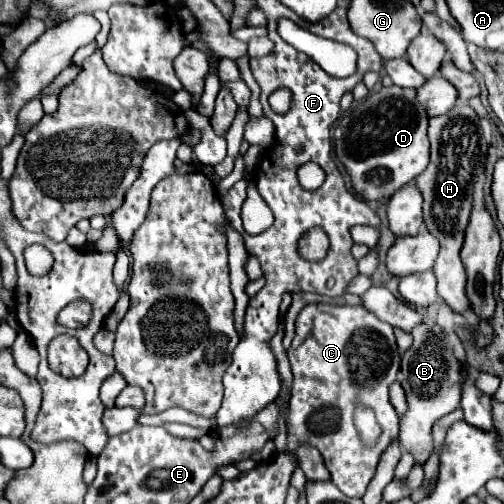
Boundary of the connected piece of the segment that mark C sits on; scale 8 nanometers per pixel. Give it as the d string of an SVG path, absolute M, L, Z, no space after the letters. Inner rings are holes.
M308 305L296 319L296 337L288 349L288 359L294 375L288 409L292 429L288 435L290 453L294 453L296 443L316 447L324 457L326 469L330 469L330 481L348 497L362 497L374 477L382 451L398 435L398 413L394 411L388 393L400 369L392 327L376 319L362 305ZM356 401L368 405L376 413L382 433L374 445L366 445L358 437L354 425ZM332 407L336 409L336 417L320 417L320 413L326 413Z

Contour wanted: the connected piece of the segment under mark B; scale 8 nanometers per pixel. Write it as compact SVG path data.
M422 323L414 327L412 337L414 343L402 357L400 385L406 391L408 411L400 415L400 447L414 457L416 465L424 465L434 451L432 425L440 417L458 409L462 373L460 373L460 363L452 353L452 345L440 327Z

